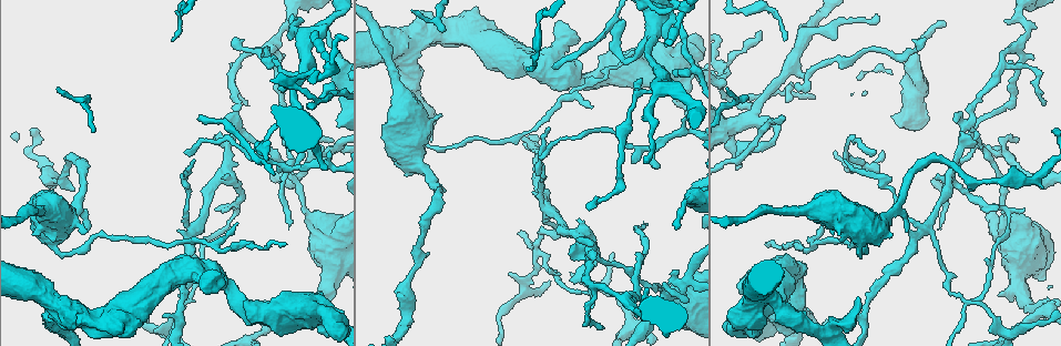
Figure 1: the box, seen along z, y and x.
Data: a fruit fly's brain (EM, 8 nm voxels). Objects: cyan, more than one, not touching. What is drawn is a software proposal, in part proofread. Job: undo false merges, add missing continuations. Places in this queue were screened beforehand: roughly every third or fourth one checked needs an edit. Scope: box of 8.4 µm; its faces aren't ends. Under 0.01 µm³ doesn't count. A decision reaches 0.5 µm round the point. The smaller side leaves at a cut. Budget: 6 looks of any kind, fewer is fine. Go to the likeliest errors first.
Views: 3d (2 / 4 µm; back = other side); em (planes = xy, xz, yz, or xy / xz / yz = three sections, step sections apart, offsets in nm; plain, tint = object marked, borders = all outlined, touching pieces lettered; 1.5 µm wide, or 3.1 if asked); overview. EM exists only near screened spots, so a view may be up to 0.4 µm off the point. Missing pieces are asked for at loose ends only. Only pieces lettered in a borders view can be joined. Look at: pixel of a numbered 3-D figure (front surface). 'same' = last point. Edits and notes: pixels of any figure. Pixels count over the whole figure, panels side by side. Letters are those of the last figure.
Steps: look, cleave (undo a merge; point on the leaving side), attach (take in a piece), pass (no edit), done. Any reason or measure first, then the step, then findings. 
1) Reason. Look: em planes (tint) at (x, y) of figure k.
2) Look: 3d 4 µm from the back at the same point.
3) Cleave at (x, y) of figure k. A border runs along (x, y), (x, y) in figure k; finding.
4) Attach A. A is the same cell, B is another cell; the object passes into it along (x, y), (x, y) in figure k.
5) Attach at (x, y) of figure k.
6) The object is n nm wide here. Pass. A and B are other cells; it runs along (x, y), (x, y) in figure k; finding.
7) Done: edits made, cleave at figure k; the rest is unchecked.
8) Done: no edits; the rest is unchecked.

Three-way junction. Look: 3d 4 µm at (588, 250) of figure 1.

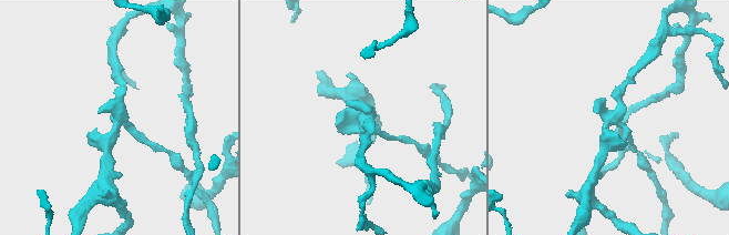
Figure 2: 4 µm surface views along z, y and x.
Look: em yz step 8 (tint) at (365, 119) of figure 2.

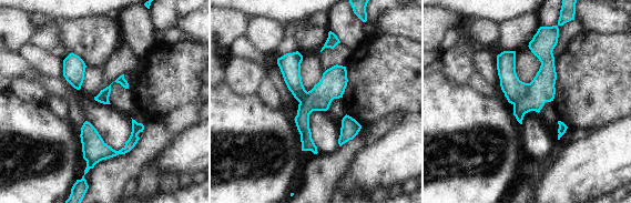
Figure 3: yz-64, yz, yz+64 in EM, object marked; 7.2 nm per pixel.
Cut it another way. Look: em planes (borders) at the same point.

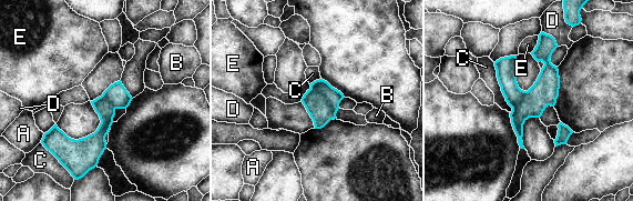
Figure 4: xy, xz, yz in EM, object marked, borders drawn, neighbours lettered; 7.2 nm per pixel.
Cleave at (315, 102) of figure 4. A, B, C, D and E are other cells; a border runs along (310, 88), (324, 96), (333, 118) in figure 4; a second neuron is stuck on.

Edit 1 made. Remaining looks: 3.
Free end. Look: em planes (borders) at (943, 26) of figure 1.

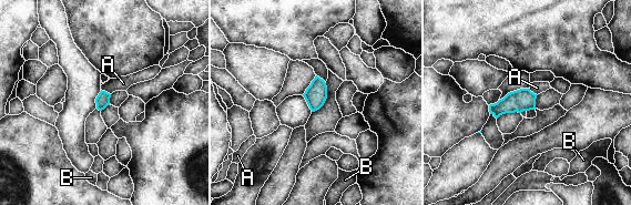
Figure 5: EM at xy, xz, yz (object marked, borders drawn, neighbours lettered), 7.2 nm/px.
Pass. A and B are other cells; a border runs along (101, 89), (110, 94) in figure 5; none of them fits.

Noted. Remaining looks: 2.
Branch stops here. Look: 3d 4 µm from the back at (858, 296) of figure 1.

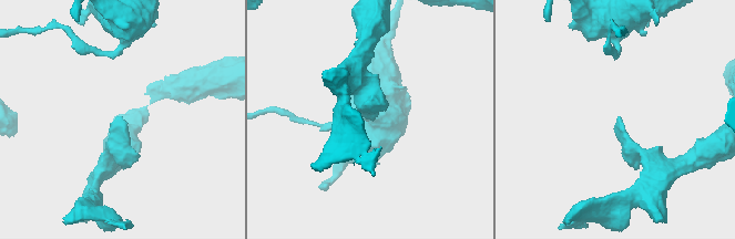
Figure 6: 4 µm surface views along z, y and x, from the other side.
Look: em planes (borders) at (617, 116) of figure 6.

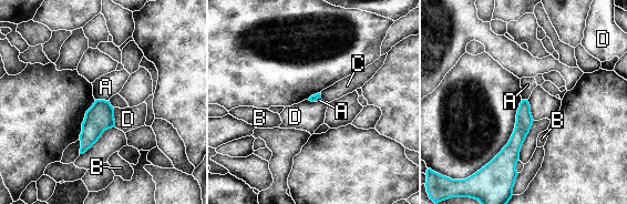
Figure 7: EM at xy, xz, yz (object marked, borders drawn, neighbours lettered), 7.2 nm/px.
Pass. A, B, C and D are other cells; a border runs along (95, 99), (108, 101) in figure 7; no lettered piece goes on from it.

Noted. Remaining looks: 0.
Done: edits made, cleave at figure 4; the rest is unchecked.

